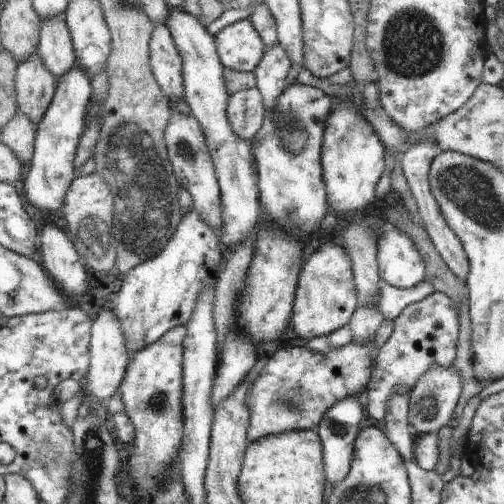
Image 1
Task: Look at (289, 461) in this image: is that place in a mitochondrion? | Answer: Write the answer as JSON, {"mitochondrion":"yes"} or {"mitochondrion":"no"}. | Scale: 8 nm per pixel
{"mitochondrion":"no"}

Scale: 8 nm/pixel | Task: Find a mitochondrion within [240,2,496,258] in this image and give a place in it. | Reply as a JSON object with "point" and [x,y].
{"point":[413,44]}

